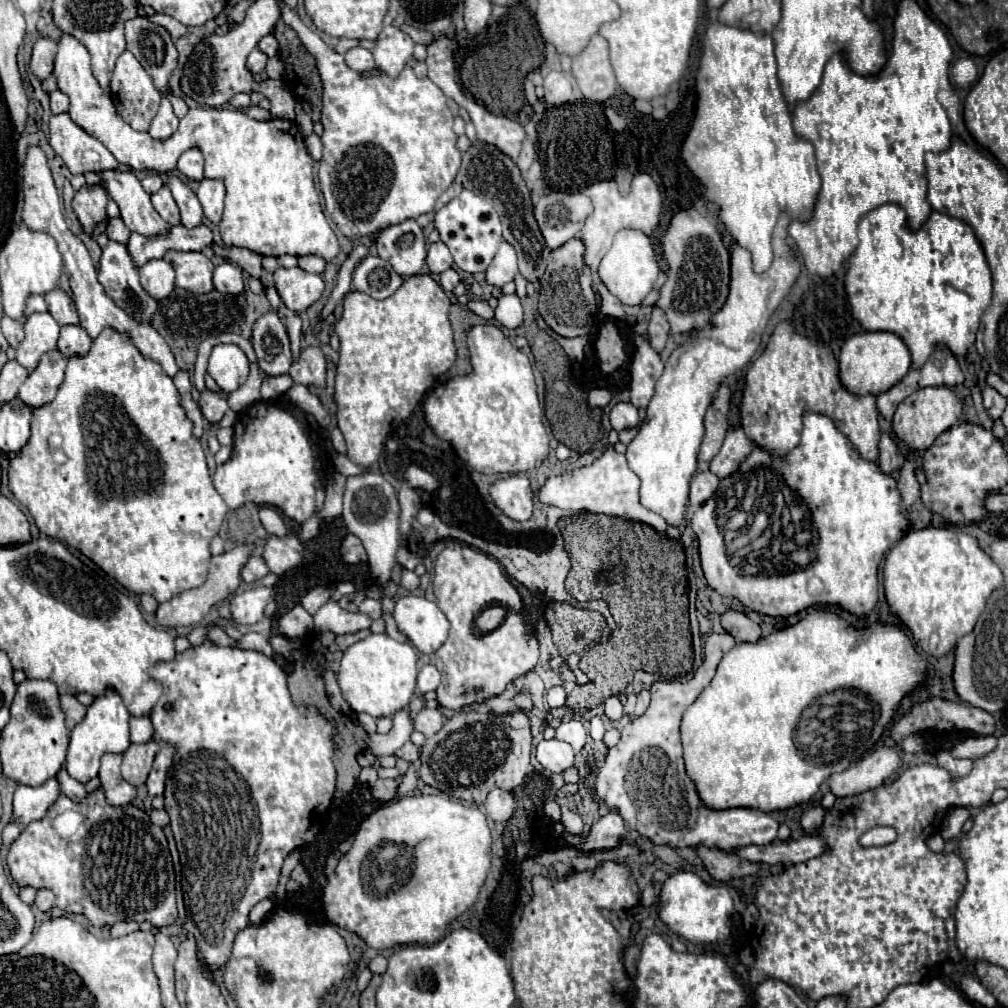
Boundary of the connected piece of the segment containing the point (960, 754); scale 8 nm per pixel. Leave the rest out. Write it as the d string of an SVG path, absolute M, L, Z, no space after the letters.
M976 736L976 738L966 738L964 742L956 744L952 748L952 754L956 758L980 758L980 756L986 756L988 752L992 752L996 748L998 740L996 736Z

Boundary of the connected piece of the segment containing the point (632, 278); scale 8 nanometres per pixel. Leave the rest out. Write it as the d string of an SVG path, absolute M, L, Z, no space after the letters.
M620 230L614 236L614 244L612 248L606 252L606 256L600 262L598 274L602 278L602 282L608 286L608 290L626 306L640 306L644 302L644 298L648 296L648 292L652 290L660 268L658 268L658 260L654 256L654 248L650 244L650 238L644 236L638 230Z

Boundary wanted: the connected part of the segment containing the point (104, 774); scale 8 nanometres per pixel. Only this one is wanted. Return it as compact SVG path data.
M104 754L100 766L100 782L110 806L128 806L136 800L136 788L128 784L120 774L122 756L120 754Z

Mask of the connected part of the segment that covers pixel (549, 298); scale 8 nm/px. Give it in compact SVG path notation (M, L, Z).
M572 238L564 246L550 252L548 268L540 278L540 304L538 312L546 320L546 324L564 338L574 338L582 334L590 334L594 316L596 316L596 294L590 286L590 270L584 260L584 244L580 238Z

